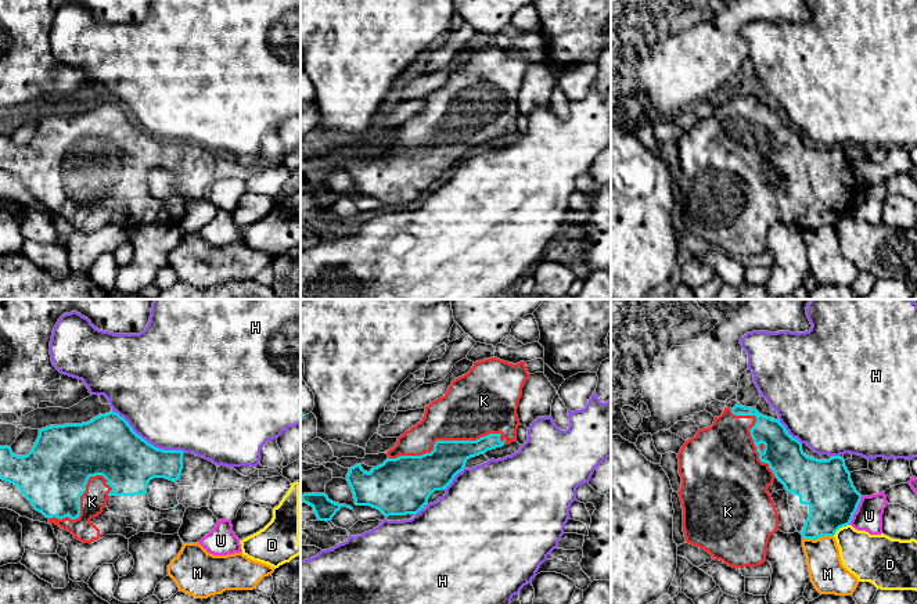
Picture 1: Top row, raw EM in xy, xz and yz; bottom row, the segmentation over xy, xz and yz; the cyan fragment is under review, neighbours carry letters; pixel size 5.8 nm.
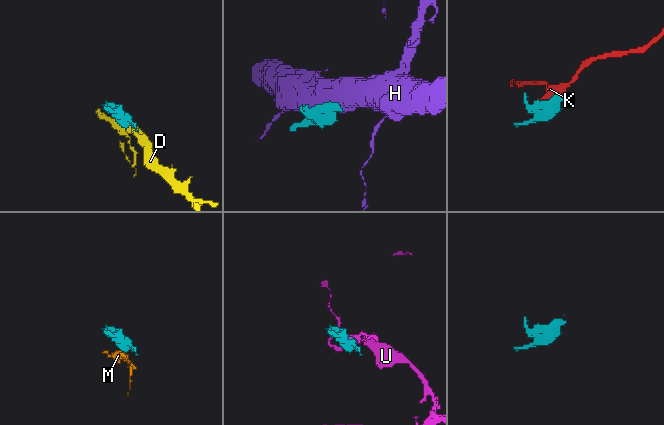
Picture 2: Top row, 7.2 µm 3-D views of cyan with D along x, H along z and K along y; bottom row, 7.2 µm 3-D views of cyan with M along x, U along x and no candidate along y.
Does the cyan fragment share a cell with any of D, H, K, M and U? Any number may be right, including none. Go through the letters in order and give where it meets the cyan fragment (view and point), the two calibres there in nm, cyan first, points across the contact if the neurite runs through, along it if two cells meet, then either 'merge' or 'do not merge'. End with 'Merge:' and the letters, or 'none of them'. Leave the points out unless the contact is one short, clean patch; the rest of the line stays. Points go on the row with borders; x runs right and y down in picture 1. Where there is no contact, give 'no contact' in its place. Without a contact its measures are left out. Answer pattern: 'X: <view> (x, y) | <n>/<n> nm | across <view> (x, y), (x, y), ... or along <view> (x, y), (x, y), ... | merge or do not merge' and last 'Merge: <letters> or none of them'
D: yz (840, 527) | 300/280 nm | along yz (848, 524), (842, 525), (833, 535) | do not merge
H: xy (146, 441) | 360/500 nm | do not merge
K: xz (446, 441) | 240/360 nm | merge
M: yz (817, 538) | 280/200 nm | along yz (833, 535), (822, 535), (815, 539), (802, 538) | do not merge
U: yz (856, 509) | 300/160 nm | do not merge
Merge: K

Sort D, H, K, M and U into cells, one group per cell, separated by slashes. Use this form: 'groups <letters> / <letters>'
groups D / H / K / M / U

